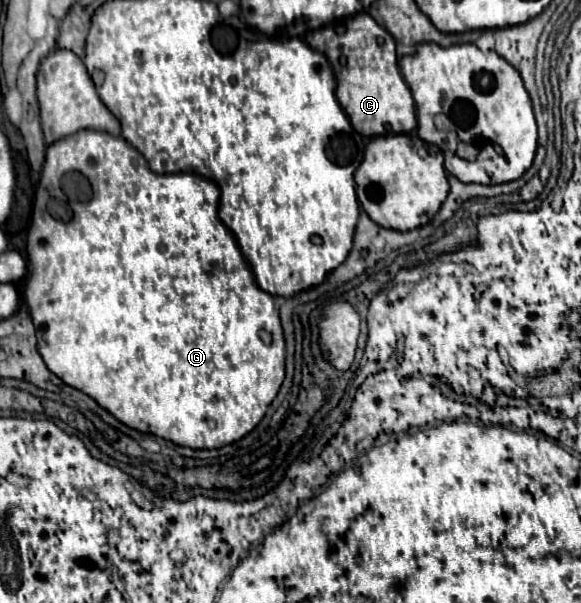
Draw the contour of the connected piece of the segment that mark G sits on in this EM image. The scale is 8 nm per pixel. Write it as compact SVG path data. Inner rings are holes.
M83 129L83 131L77 131L69 137L63 137L63 139L57 139L55 143L51 143L47 147L47 153L45 153L45 161L43 163L43 173L40 174L38 184L36 186L35 201L33 206L33 229L29 231L29 237L27 237L27 255L29 255L29 263L31 263L31 273L29 273L29 279L27 279L27 287L25 287L25 301L29 308L29 313L36 329L37 336L37 349L45 361L45 365L61 379L65 381L67 385L87 393L89 397L93 397L103 409L107 409L111 415L115 415L121 423L133 427L133 429L139 429L143 433L153 433L157 437L163 437L163 439L169 439L173 443L181 443L185 447L191 447L191 449L215 449L215 447L223 447L223 445L229 445L233 441L239 441L241 437L245 437L249 431L253 431L253 427L263 419L267 407L271 405L271 401L275 399L281 383L283 383L283 377L285 377L285 339L283 339L283 329L281 329L281 321L278 310L273 303L273 297L269 293L265 293L263 289L255 287L255 275L247 263L247 259L243 259L243 253L239 251L239 245L235 243L235 235L221 223L221 219L217 217L217 205L219 205L219 187L215 187L215 183L211 181L205 181L203 177L199 175L193 175L193 173L177 173L177 175L159 175L159 173L153 173L149 167L147 167L147 161L143 159L143 155L139 155L139 151L135 151L135 147L131 147L123 137L113 137L105 131L93 131L93 129ZM81 179L89 181L89 187L91 187L91 197L89 199L79 199L81 195ZM261 329L265 329L271 339L265 343L263 337L261 337Z

